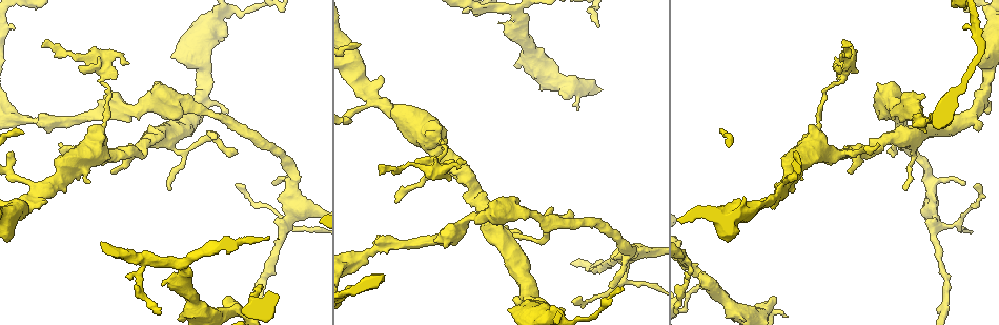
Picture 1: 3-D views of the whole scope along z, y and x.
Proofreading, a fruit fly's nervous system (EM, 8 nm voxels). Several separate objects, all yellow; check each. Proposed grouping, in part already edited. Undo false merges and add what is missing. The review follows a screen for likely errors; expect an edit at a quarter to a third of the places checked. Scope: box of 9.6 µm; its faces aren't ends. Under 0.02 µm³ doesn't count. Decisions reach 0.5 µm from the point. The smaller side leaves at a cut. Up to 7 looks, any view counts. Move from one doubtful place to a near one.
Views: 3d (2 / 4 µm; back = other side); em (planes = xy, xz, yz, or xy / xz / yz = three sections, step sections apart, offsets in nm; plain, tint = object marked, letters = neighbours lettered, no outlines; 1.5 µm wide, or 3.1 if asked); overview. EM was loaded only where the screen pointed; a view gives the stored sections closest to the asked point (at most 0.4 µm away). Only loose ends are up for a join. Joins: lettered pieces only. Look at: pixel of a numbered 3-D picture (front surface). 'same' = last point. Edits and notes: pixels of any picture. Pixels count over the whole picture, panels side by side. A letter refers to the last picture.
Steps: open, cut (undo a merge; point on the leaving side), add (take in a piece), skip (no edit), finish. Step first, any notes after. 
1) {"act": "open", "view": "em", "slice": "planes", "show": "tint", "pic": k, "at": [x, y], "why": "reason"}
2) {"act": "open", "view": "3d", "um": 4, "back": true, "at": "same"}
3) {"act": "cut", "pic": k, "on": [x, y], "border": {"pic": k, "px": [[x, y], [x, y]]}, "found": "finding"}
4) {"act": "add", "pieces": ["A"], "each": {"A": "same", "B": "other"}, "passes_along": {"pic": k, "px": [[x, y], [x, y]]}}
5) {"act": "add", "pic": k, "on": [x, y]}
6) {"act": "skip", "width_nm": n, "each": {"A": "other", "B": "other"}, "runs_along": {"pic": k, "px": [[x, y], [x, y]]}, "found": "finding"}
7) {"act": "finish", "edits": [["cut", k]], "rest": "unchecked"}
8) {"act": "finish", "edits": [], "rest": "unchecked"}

{"act": "open", "view": "3d", "um": 4, "pic": 1, "at": [847, 171]}

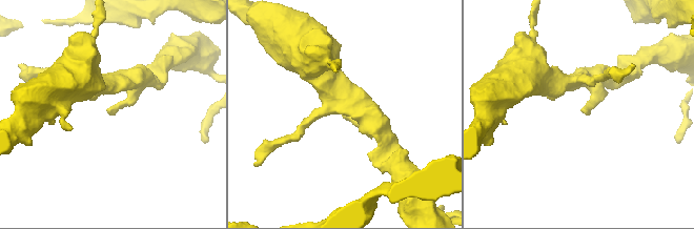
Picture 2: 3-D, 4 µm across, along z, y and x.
{"act": "open", "view": "em", "slice": "planes", "show": "letters", "pic": 2, "at": [107, 110]}

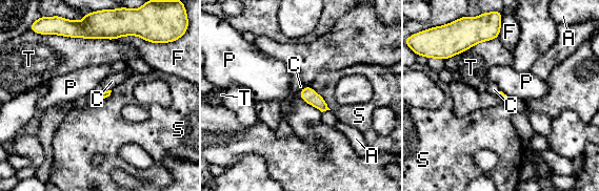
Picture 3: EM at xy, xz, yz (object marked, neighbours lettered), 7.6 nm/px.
{"act": "skip", "each": {"A": "other", "C": "other", "F": "other", "P": "other", "S": "other", "T": "other"}, "border": {"pic": 3, "px": [[298, 93], [304, 101], [321, 111]]}, "found": "none of them fits"}

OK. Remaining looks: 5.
{"act": "open", "view": "em", "slice": "planes", "show": "letters", "pic": 1, "at": [438, 171], "why": "branch point"}

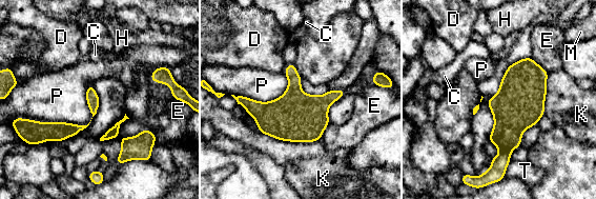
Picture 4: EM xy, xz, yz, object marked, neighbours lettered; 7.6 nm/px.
{"act": "cut", "pic": 4, "on": [510, 121], "longest_contact_nm": ["K", 480], "each": {"C": "other", "D": "other", "E": "other", "H": "other", "K": "other", "M": "other", "P": "other", "T": "other"}, "border": {"pic": 4, "px": [[500, 151], [509, 154]]}, "found": "a second neuron is stuck on"}

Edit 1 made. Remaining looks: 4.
{"act": "open", "view": "3d", "um": 4, "back": true, "pic": 1, "at": [895, 110], "why": "sudden change in width"}

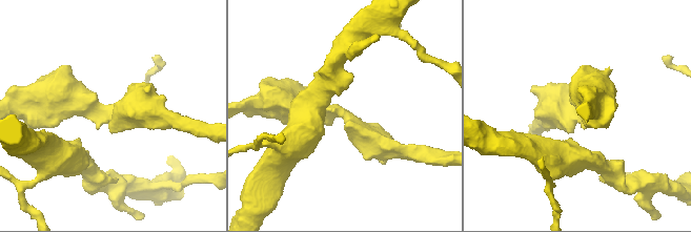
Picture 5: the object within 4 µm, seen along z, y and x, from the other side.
{"act": "open", "view": "em", "slice": "planes", "show": "letters", "pic": 5, "at": [343, 113], "arm_widths_nm": [460, 500], "why": "now the EM"}

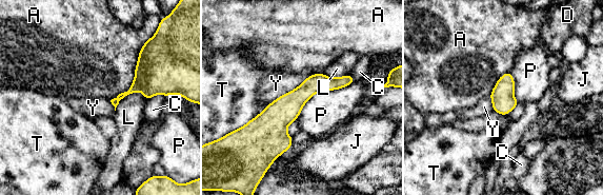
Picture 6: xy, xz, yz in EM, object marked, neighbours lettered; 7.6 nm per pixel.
{"act": "skip", "each": {"A": "other", "C": "other", "D": "other", "J": "other", "L": "other", "P": "other", "T": "other", "Y": "other"}, "runs_along": {"pic": 6, "px": [[349, 78], [312, 84], [255, 136]]}, "found": "one neuron here"}

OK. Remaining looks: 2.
{"act": "finish", "edits": [["cut", 4]], "rest": "unchecked"}

